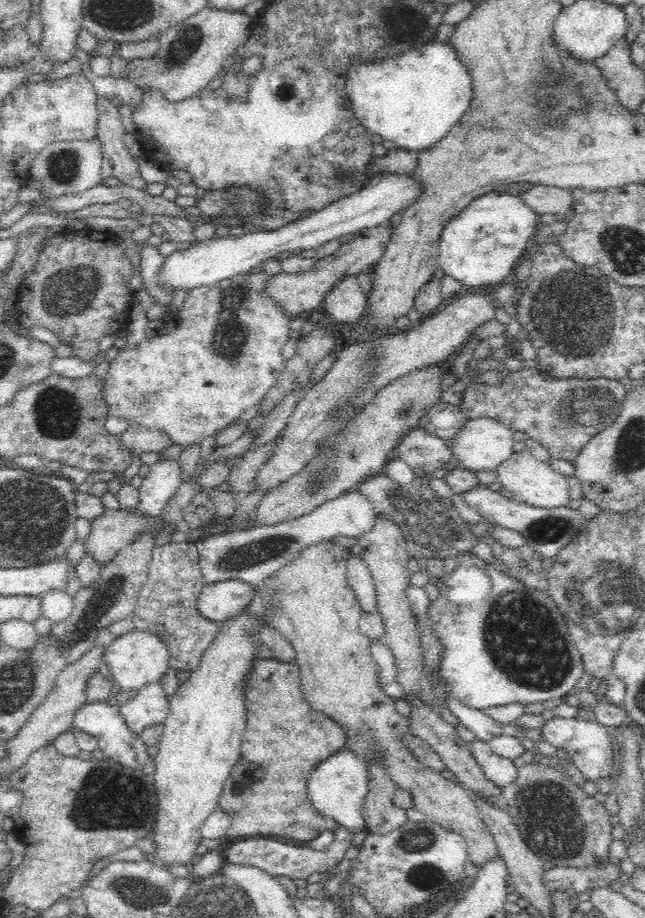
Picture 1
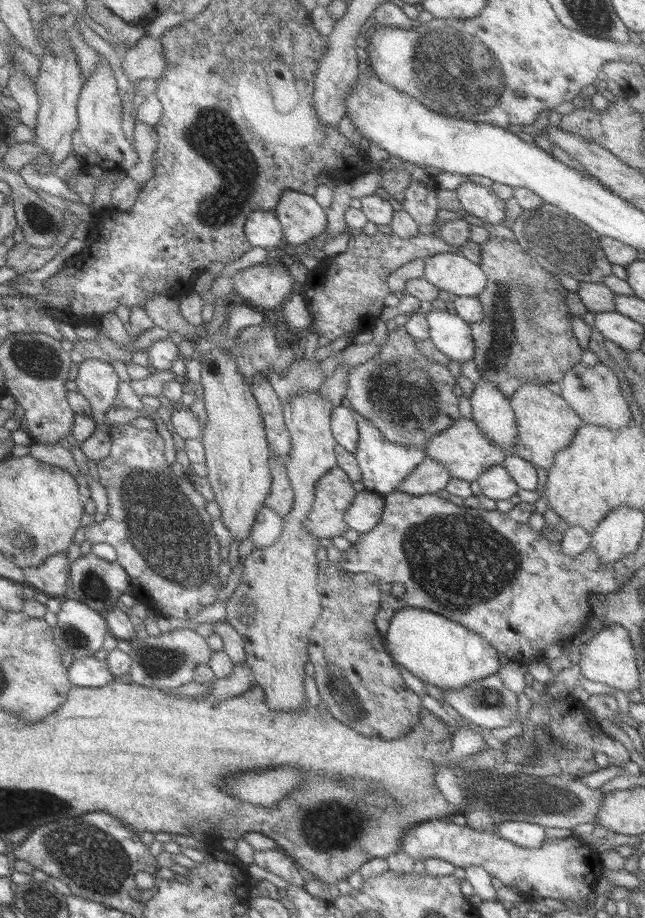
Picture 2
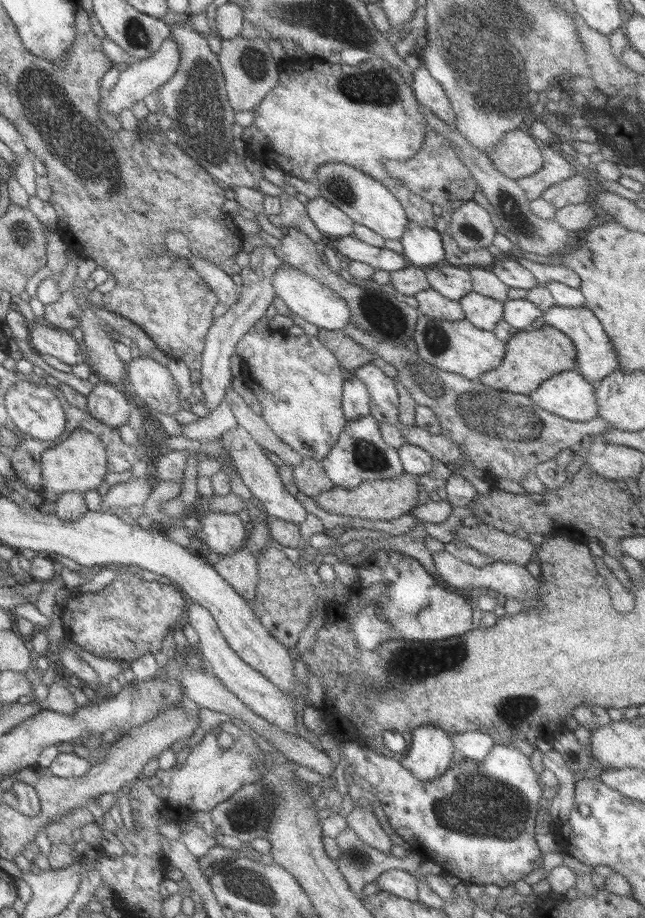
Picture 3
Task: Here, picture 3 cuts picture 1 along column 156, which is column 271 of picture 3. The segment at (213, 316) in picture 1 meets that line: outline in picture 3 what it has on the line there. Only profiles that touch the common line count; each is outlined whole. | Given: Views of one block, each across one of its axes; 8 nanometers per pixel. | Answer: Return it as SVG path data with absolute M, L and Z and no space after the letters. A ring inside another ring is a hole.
M252 327L235 344L234 355L241 359L241 380L258 400L261 407L260 417L273 434L302 459L309 458L320 462L335 444L346 423L340 407L344 379L333 353L313 336L289 336L286 330L267 329L260 332Z

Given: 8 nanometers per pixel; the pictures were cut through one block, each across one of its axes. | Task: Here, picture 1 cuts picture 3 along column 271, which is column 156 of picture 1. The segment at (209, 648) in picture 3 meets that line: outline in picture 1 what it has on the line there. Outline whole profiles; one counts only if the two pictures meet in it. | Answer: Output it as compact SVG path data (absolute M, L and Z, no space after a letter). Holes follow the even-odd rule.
M160 683L146 686L120 708L128 731L139 738L148 728L163 725L169 714L169 702Z

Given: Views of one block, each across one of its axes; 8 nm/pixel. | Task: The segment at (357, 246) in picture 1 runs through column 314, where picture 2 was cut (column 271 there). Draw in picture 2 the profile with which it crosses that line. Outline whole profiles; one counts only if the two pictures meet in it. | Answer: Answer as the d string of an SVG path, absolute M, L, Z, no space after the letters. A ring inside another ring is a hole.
M255 264L230 276L232 289L249 306L278 310L292 294L293 279L284 264Z

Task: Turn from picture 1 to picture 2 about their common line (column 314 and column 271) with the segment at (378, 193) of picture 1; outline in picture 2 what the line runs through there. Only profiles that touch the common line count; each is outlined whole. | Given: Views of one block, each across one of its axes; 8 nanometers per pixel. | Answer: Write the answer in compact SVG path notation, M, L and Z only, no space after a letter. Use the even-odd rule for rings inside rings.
M251 212L243 224L242 233L250 247L265 250L283 247L282 229L273 212Z

